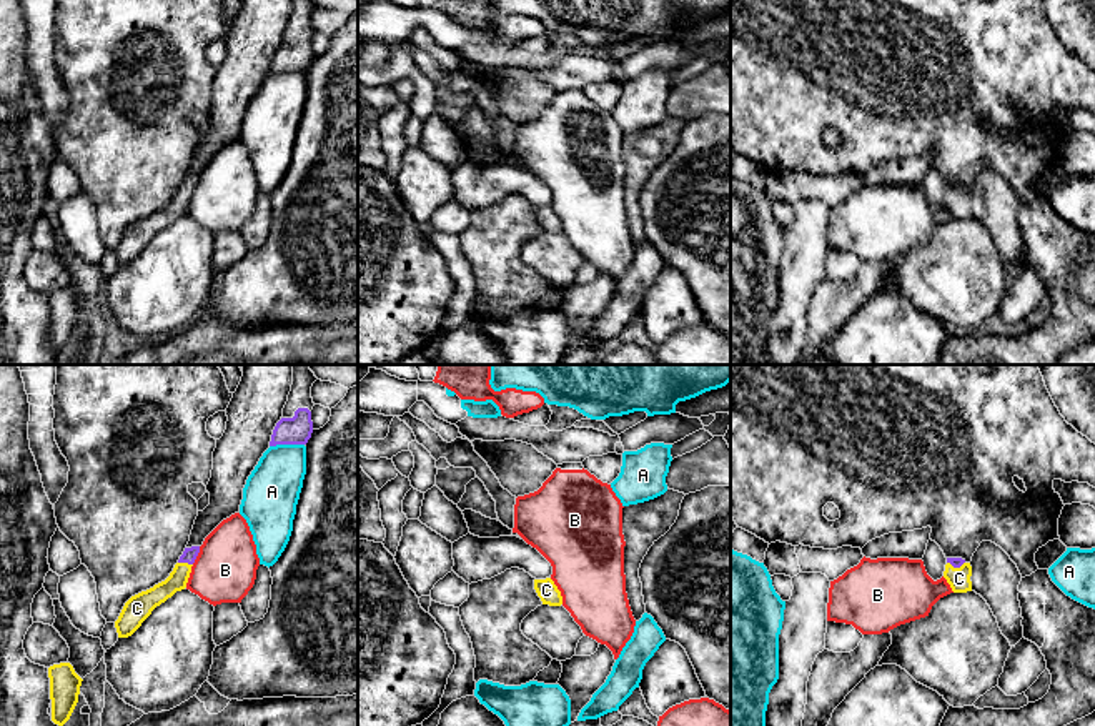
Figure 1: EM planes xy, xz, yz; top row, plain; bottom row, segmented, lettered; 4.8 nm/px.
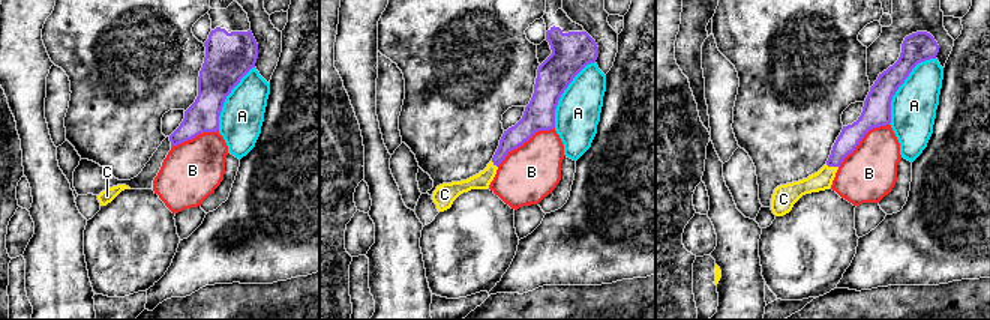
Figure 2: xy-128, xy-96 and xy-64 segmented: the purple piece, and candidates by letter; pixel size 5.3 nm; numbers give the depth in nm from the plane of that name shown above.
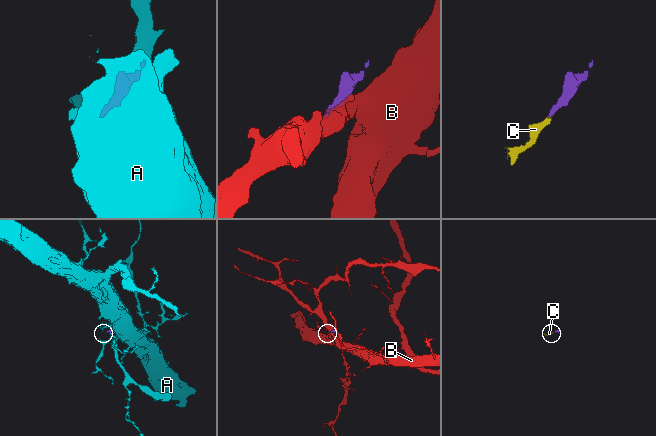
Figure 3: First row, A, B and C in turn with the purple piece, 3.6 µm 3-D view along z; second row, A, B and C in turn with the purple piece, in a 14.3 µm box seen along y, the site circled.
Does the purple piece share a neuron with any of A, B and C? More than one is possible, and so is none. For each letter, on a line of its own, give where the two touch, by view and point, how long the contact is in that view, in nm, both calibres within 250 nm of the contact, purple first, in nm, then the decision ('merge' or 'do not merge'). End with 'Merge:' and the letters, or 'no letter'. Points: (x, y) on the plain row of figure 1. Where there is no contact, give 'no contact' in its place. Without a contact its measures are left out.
A: meets purple in xy at (287, 70); contact 170 nm long; 140 nm thick on the purple side, 260 nm on the other; do not merge
B: meets purple in xy at (197, 182); contact 100 nm long; 70 nm thick on the purple side, 300 nm on the other; do not merge
C: meets purple in xy at (185, 188); contact 70 nm long; 70 nm thick on the purple side, 90 nm on the other; merge
Merge: C

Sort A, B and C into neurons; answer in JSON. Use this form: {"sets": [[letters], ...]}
{"sets": [["A"], ["B"], ["C"]]}

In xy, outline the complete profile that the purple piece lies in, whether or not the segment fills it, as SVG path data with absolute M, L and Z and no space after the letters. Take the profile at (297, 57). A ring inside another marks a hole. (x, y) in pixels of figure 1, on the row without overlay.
M293 0L293 12L288 28L283 35L283 43L276 50L270 73L276 72L306 72L313 60L311 13L318 5L315 0Z

